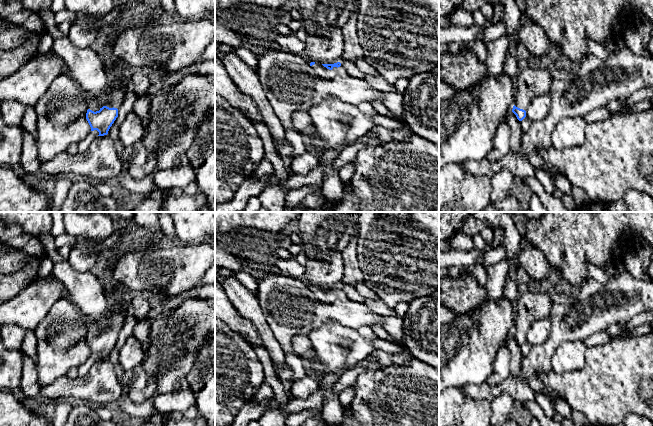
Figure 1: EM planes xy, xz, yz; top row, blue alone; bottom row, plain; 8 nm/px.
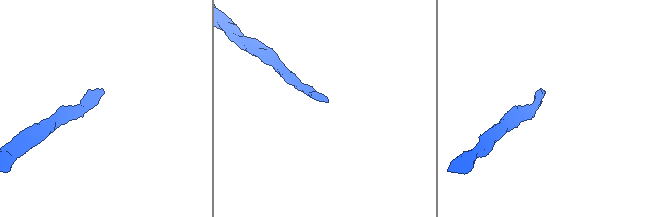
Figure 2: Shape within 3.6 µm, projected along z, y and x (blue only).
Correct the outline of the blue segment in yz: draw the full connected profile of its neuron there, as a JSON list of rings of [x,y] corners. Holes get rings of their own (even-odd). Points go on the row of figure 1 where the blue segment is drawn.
[[[528,67],[519,71],[515,79],[515,104],[512,112],[519,121],[526,117],[526,109],[537,96],[550,91],[553,76],[549,69]]]

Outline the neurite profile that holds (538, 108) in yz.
[[[550,90],[543,95],[535,97],[525,110],[526,117],[532,122],[542,120],[549,113],[551,95],[552,92]]]

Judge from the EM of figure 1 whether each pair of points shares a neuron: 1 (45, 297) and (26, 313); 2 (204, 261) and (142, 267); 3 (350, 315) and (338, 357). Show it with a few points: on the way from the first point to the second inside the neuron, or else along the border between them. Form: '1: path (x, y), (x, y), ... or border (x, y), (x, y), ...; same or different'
1: path (40, 299), (31, 308); same
2: path (189, 263), (184, 267), (157, 267); same
3: border (324, 322), (337, 321), (356, 329); different

